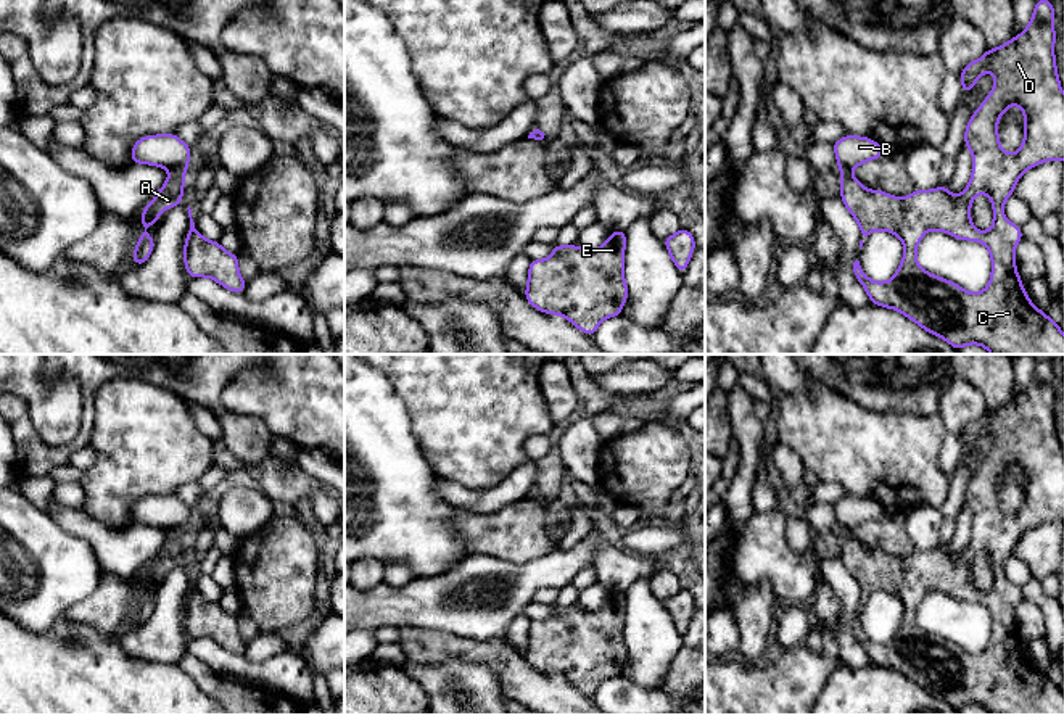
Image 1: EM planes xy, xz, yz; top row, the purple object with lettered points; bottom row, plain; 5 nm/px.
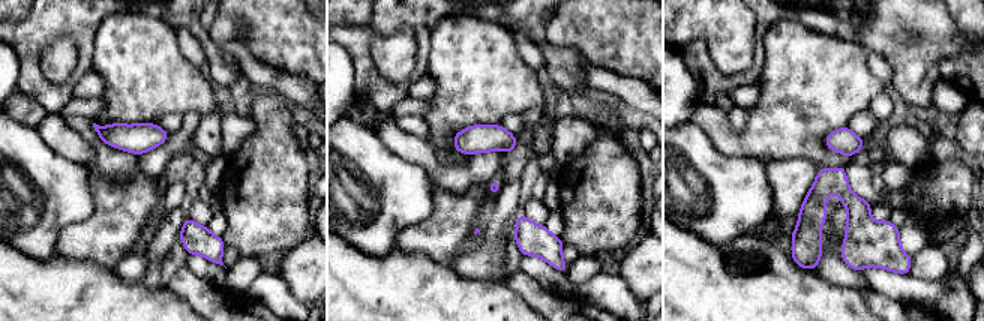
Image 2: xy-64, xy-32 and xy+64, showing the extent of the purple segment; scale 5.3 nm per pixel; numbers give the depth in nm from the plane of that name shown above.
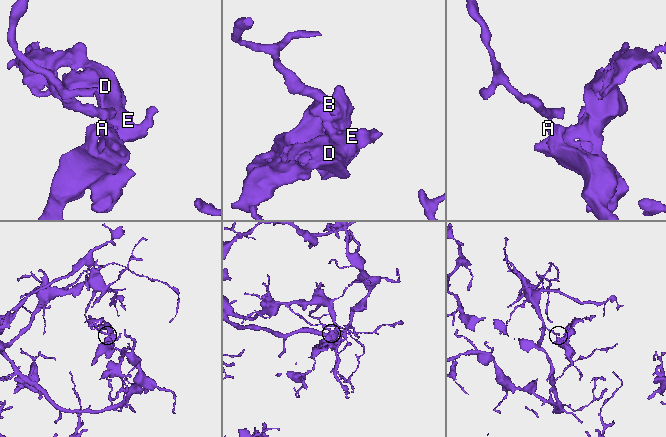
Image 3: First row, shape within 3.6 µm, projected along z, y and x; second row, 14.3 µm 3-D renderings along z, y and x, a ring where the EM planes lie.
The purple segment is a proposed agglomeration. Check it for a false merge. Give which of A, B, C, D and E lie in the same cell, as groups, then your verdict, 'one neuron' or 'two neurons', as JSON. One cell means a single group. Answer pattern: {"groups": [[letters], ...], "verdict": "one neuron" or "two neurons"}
{"groups": [["A", "C", "D", "E"], ["B"]], "verdict": "two neurons"}

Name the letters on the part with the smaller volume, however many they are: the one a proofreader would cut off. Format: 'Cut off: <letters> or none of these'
Cut off: A, C, D, E

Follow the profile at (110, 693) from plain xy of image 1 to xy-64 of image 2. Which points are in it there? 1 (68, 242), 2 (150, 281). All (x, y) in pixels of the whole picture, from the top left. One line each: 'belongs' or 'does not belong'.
1: does not belong
2: does not belong

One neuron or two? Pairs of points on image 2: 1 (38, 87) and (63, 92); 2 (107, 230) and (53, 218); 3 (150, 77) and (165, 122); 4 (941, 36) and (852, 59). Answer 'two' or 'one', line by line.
1: one
2: two
3: two
4: two

